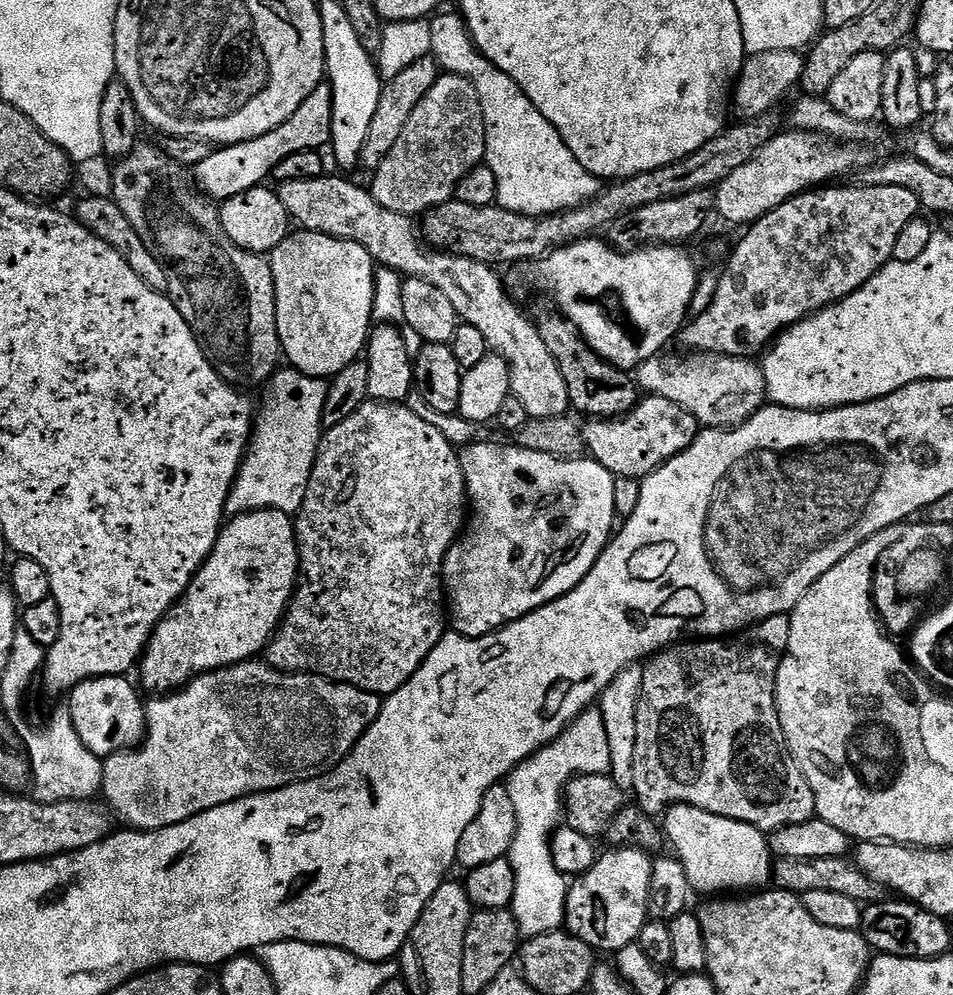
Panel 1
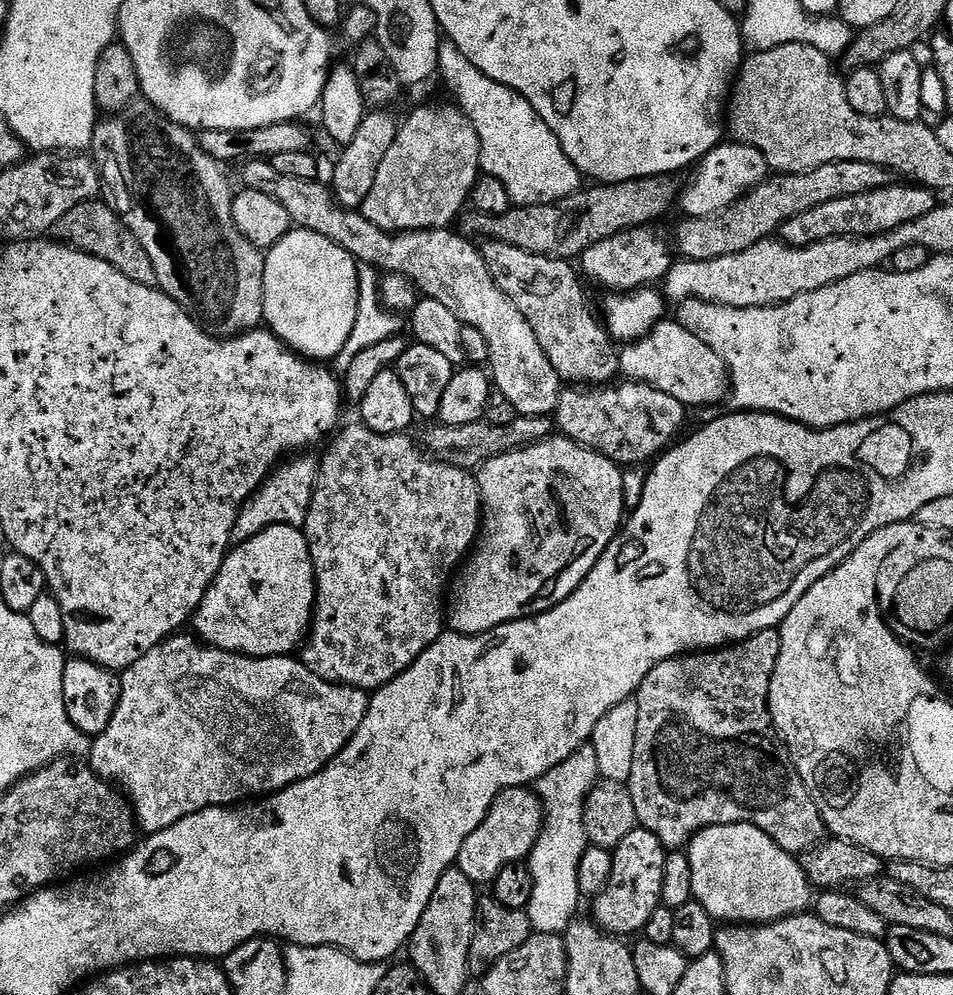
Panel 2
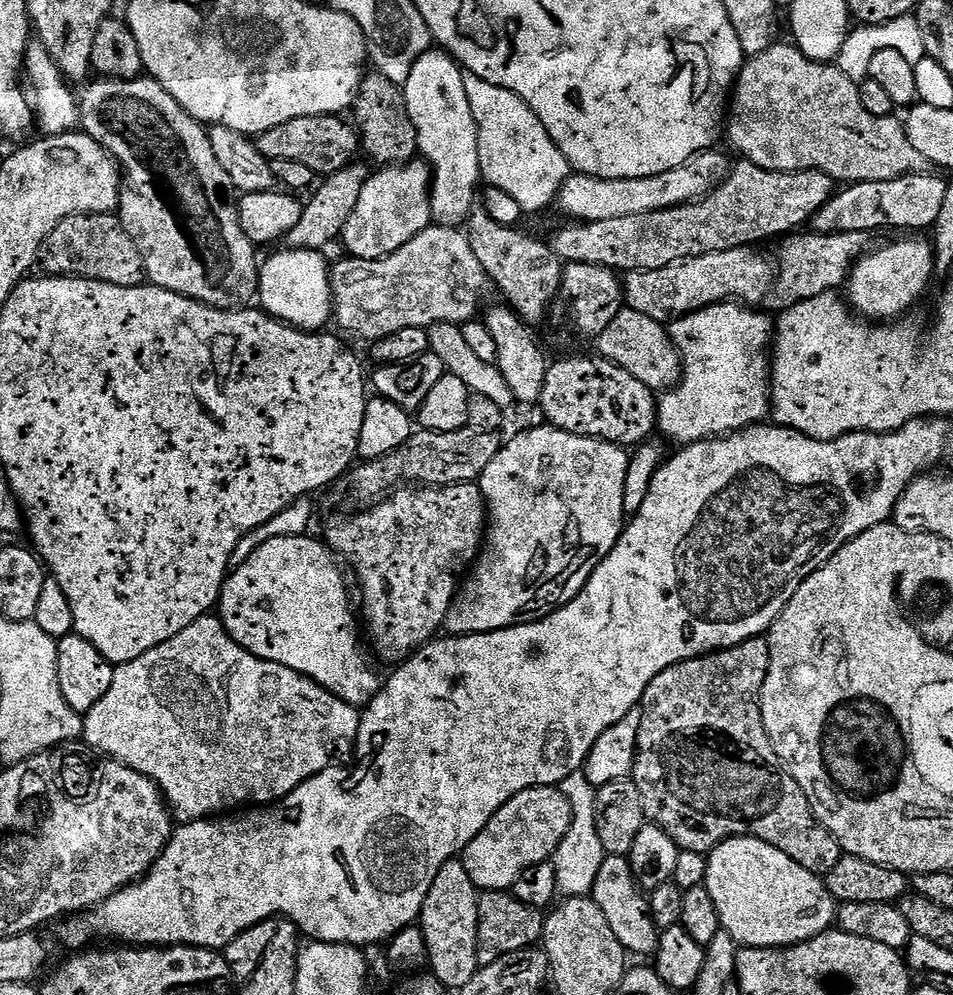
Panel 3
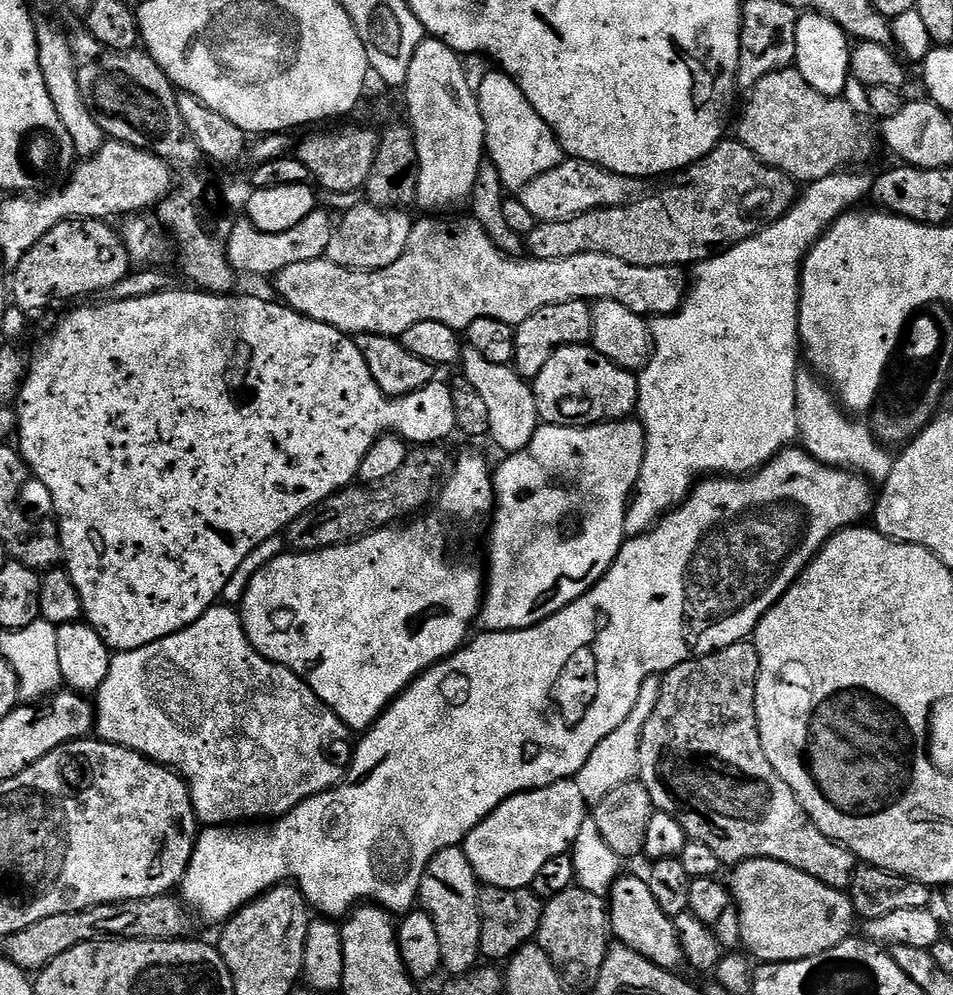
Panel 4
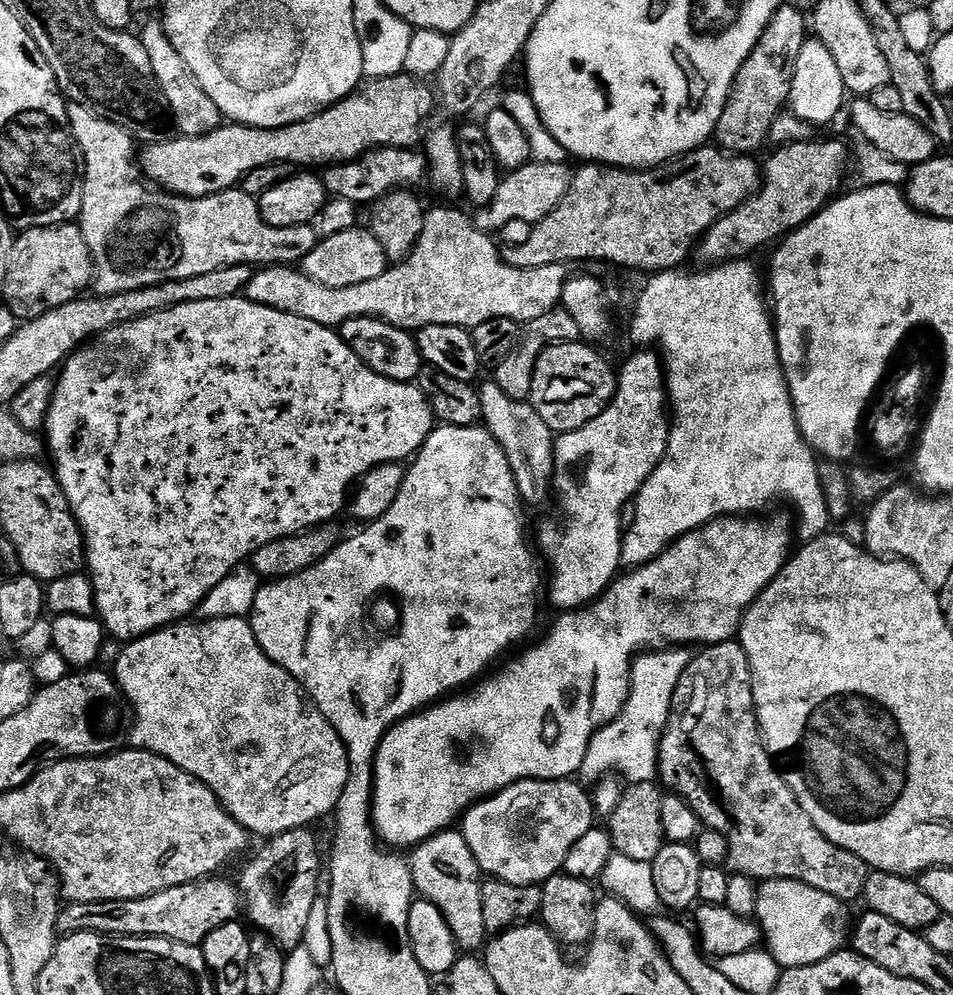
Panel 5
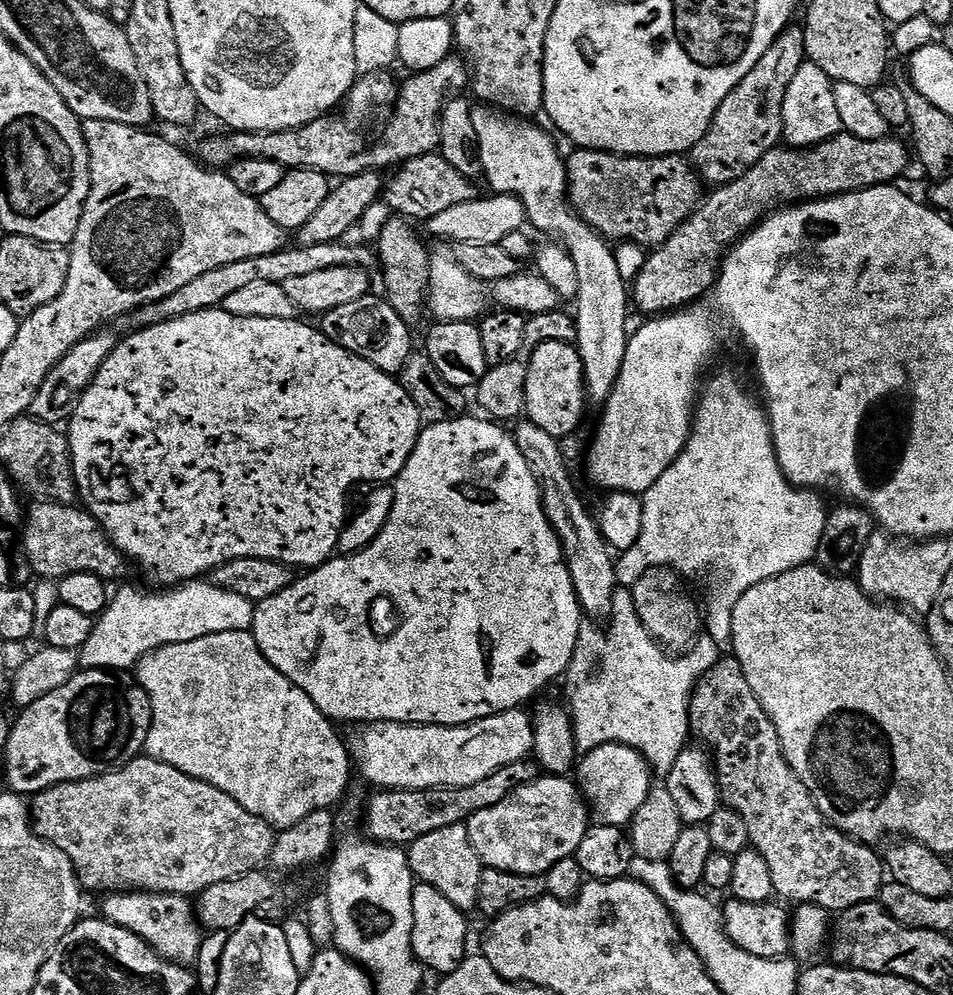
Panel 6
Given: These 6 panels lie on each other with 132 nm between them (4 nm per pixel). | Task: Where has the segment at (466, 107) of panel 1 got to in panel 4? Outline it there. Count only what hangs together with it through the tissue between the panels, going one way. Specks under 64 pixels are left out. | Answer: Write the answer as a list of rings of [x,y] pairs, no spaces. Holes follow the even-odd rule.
[[[361,202],[338,220],[338,226],[333,227],[326,259],[354,272],[388,268],[402,258],[402,250],[406,250],[406,242],[410,242],[414,220],[408,214],[399,208],[376,208],[370,203]]]

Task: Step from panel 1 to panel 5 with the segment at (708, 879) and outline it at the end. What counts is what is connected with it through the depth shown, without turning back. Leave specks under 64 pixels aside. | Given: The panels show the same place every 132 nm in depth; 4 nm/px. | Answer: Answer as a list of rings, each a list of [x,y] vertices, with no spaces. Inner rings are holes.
[[[765,880],[757,887],[756,893],[758,904],[754,919],[760,925],[760,935],[767,952],[778,961],[781,969],[814,966],[814,962],[822,962],[822,958],[830,958],[845,947],[850,936],[850,920],[848,924],[845,901],[830,894],[822,894],[822,890],[814,890],[814,886],[793,880]]]

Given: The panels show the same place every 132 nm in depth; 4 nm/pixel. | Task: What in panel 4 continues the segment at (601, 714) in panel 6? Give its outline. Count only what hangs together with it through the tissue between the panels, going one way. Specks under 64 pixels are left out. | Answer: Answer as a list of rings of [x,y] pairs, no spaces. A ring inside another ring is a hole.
[[[649,678],[646,682],[642,682],[642,690],[638,690],[638,702],[634,702],[634,710],[630,710],[626,722],[622,722],[622,726],[618,726],[618,730],[606,734],[606,738],[602,738],[602,742],[598,742],[598,746],[594,746],[594,754],[590,754],[590,758],[586,758],[586,766],[582,766],[582,770],[578,770],[574,779],[582,798],[589,806],[595,806],[598,802],[602,802],[602,798],[606,798],[606,794],[610,794],[610,790],[639,777],[638,754],[642,742],[642,730],[646,726],[646,722],[650,722],[650,714],[654,714],[654,706],[658,706],[659,693],[659,679]]]

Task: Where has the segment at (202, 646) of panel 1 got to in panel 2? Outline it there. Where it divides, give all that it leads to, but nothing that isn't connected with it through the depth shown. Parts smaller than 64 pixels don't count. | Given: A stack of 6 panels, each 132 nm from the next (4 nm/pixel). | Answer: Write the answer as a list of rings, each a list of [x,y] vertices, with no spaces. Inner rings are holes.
[[[279,524],[278,526],[270,526],[266,530],[262,530],[262,534],[254,534],[254,538],[235,545],[235,547],[229,551],[228,555],[225,556],[222,566],[214,578],[214,582],[206,590],[206,594],[200,603],[200,608],[195,614],[194,625],[196,624],[196,629],[194,629],[194,632],[205,644],[211,644],[213,648],[221,648],[227,652],[241,652],[244,656],[291,656],[297,651],[298,646],[303,645],[310,631],[312,611],[314,611],[315,608],[316,571],[314,570],[314,562],[310,554],[308,540],[301,529]]]

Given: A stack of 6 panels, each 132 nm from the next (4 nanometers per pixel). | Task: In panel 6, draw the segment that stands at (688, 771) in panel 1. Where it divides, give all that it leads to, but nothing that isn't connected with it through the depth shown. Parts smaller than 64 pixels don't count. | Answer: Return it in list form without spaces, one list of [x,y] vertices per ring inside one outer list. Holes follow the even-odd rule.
[[[722,658],[709,672],[700,679],[696,684],[696,688],[692,691],[692,706],[690,708],[690,732],[693,737],[696,736],[701,745],[710,753],[716,775],[720,782],[720,791],[722,800],[727,807],[738,810],[738,814],[742,814],[742,818],[746,818],[746,826],[750,826],[750,838],[752,839],[751,847],[756,852],[762,854],[766,858],[766,862],[770,865],[770,879],[774,882],[774,890],[776,896],[781,901],[789,902],[793,900],[793,905],[814,904],[819,908],[824,908],[830,914],[839,914],[850,910],[859,904],[871,904],[879,897],[882,886],[886,882],[886,869],[881,853],[875,847],[862,844],[855,840],[854,837],[846,835],[844,832],[837,830],[835,826],[829,824],[824,816],[818,810],[818,806],[814,802],[814,798],[810,794],[810,790],[806,790],[806,786],[798,778],[798,774],[794,774],[794,770],[786,762],[784,751],[780,745],[778,738],[778,730],[774,726],[774,722],[766,714],[766,710],[758,702],[758,698],[754,694],[754,690],[750,690],[750,682],[746,682],[746,674],[742,670],[742,666],[735,658]]]

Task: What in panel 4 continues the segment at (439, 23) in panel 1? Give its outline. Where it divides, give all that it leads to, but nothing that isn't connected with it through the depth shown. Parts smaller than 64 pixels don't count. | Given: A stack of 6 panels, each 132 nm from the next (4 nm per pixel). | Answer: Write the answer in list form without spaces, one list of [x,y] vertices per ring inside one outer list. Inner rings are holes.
[[[491,70],[481,78],[475,89],[476,101],[484,123],[484,147],[487,159],[498,170],[500,183],[508,190],[525,188],[538,174],[554,170],[566,153],[561,148],[558,138],[546,126],[546,122],[530,106],[526,94],[514,83],[505,72]]]

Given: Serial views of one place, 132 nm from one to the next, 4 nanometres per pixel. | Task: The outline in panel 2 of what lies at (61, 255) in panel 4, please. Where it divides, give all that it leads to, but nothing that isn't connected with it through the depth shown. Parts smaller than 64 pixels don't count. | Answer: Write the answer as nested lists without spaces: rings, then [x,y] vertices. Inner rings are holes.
[[[87,200],[74,206],[74,210],[62,214],[62,218],[58,218],[58,222],[52,227],[51,235],[57,241],[67,244],[69,248],[76,248],[94,258],[102,258],[102,262],[110,262],[114,270],[126,274],[126,278],[142,286],[157,287],[158,274],[154,274],[154,262],[150,262],[150,254],[146,254],[142,242],[134,238],[134,234],[124,225],[111,203],[101,200]]]

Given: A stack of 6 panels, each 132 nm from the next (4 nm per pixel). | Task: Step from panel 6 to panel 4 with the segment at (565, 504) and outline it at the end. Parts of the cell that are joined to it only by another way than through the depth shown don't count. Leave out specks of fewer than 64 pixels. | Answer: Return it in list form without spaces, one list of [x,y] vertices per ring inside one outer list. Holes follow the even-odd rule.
[[[465,347],[462,352],[462,376],[469,385],[478,392],[479,397],[486,402],[487,413],[490,414],[488,436],[498,447],[501,453],[511,454],[521,452],[534,438],[536,429],[541,423],[536,405],[536,395],[532,393],[532,384],[523,380],[516,373],[515,367],[498,362],[489,362],[482,358],[478,350]]]

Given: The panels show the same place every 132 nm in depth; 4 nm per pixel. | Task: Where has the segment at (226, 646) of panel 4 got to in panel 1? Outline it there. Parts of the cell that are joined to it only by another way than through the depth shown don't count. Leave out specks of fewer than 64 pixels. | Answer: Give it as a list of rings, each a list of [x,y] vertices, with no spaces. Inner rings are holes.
[[[256,658],[245,660],[242,664],[231,664],[228,668],[216,668],[213,672],[201,672],[193,676],[183,688],[157,695],[147,701],[144,710],[146,731],[142,743],[131,750],[115,752],[113,756],[104,760],[103,799],[119,819],[121,816],[128,823],[125,825],[129,829],[153,832],[166,826],[178,826],[178,822],[186,822],[206,810],[214,810],[214,806],[234,802],[243,796],[273,792],[303,780],[313,780],[348,757],[350,750],[354,750],[354,746],[362,738],[362,734],[366,734],[366,730],[378,718],[381,703],[381,697],[374,692],[367,692],[349,684],[337,684],[334,680],[325,680],[323,676],[314,676],[307,672],[280,672],[277,668],[270,667],[267,662],[261,662]]]

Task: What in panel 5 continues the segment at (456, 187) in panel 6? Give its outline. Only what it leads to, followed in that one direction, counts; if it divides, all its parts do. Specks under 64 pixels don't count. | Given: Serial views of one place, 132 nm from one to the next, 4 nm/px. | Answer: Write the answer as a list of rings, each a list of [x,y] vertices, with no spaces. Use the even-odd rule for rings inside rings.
[[[376,148],[348,164],[333,164],[323,169],[322,179],[329,197],[348,199],[357,206],[371,206],[391,192],[416,190],[420,183],[425,183],[429,167],[427,155],[423,151],[411,148]]]

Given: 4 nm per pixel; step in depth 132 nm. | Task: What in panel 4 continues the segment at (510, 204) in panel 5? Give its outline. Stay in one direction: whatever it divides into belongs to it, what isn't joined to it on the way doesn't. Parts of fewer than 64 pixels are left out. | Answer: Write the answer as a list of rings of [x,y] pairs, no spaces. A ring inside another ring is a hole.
[[[565,158],[558,166],[554,166],[554,170],[546,170],[546,174],[538,174],[534,182],[519,189],[518,198],[522,206],[526,206],[526,210],[530,210],[530,214],[534,214],[534,218],[539,223],[549,224],[593,212],[595,208],[613,208],[631,204],[632,201],[639,200],[645,195],[644,184],[643,179],[634,176],[614,174],[585,160]]]

